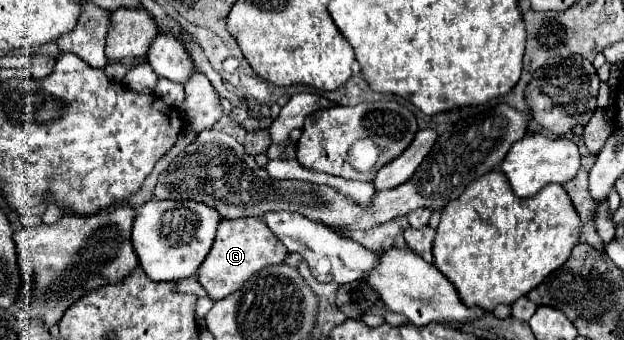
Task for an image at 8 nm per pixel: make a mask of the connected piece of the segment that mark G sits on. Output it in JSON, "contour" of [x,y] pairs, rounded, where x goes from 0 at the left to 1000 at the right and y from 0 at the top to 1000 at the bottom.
{"contour":[[[396,638],[396,644],[377,644],[377,650],[357,644],[348,674],[345,715],[332,762],[325,768],[325,785],[319,785],[316,797],[316,821],[329,844],[335,874],[348,885],[380,856],[405,803],[418,797],[421,785],[454,774],[457,750],[460,750],[460,732],[454,726],[454,715],[441,703],[441,691],[415,638],[409,644]]]}

